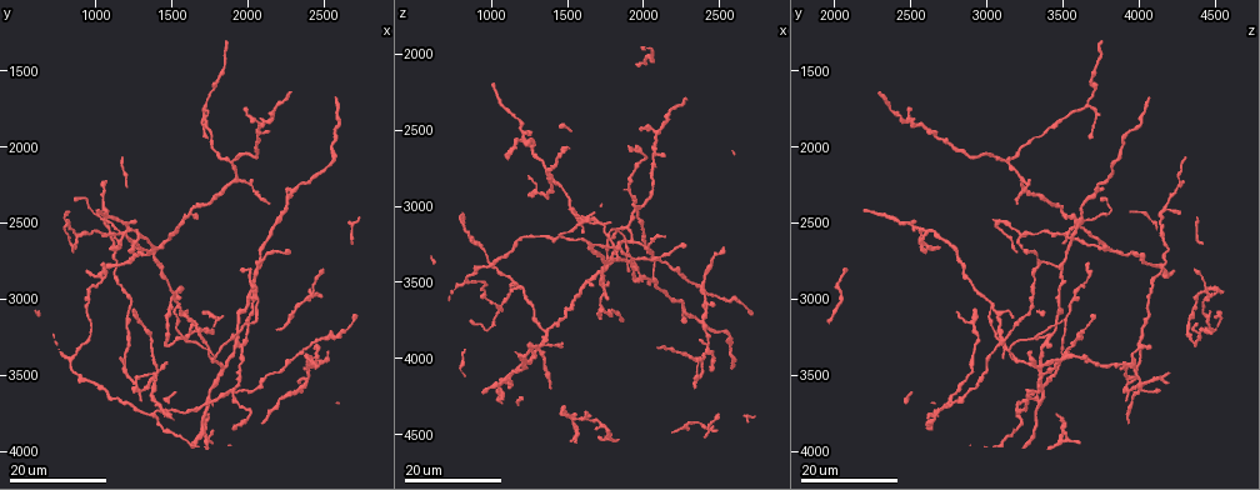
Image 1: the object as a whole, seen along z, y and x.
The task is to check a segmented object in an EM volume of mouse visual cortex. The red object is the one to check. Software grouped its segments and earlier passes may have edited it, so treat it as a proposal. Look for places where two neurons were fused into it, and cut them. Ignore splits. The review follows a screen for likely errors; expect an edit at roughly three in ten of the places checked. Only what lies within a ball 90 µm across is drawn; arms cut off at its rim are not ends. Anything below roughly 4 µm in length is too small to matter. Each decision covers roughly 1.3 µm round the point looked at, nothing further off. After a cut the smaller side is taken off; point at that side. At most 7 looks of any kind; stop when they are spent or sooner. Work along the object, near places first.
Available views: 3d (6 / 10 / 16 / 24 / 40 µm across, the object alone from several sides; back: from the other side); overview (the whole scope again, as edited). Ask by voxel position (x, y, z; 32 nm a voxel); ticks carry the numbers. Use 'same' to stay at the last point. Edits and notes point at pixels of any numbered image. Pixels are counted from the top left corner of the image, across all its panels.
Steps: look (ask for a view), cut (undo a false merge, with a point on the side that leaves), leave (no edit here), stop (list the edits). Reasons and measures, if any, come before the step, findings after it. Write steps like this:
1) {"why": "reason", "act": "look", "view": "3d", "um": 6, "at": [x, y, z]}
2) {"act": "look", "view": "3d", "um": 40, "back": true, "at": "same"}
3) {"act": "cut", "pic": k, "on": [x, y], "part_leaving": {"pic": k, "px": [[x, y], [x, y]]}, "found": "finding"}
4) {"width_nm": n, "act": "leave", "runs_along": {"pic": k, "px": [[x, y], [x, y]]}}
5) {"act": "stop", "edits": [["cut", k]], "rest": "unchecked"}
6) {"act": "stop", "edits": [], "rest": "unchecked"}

{"act": "look", "view": "3d", "um": 16, "at": [1540, 3180, 3040]}

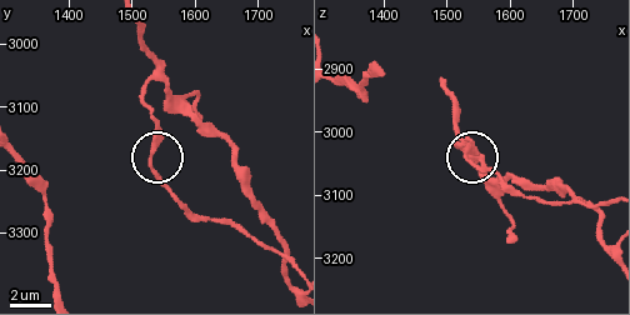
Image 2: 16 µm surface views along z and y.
{"act": "look", "view": "3d", "um": 10, "at": [1530, 3195, 3040]}

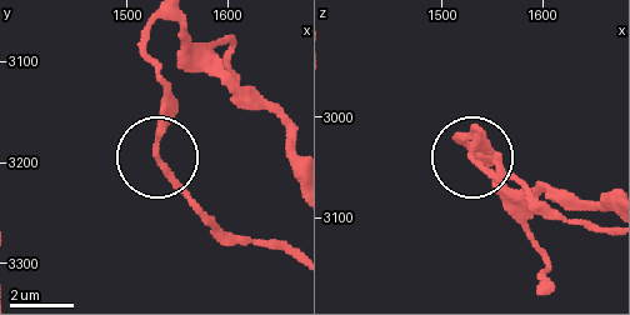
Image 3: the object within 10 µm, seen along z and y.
{"side_arm_um": 47, "act": "leave", "runs_along": {"pic": 3, "px": [[288, 255], [231, 239], [168, 166], [159, 126], [168, 88]]}, "found": "one neuron here"}

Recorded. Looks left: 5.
{"why": "a fork", "act": "look", "view": "3d", "um": 24, "at": [1380, 3760, 3220]}

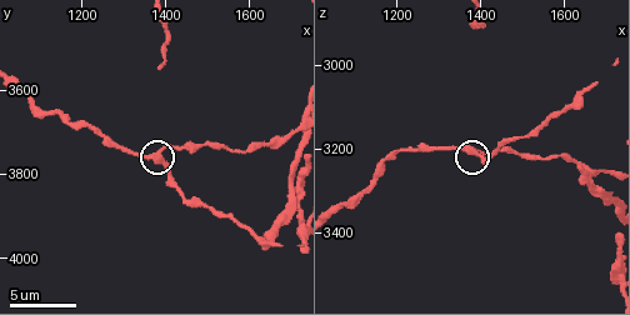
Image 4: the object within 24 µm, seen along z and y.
{"act": "look", "view": "3d", "um": 6, "at": [1385, 3755, 3210]}

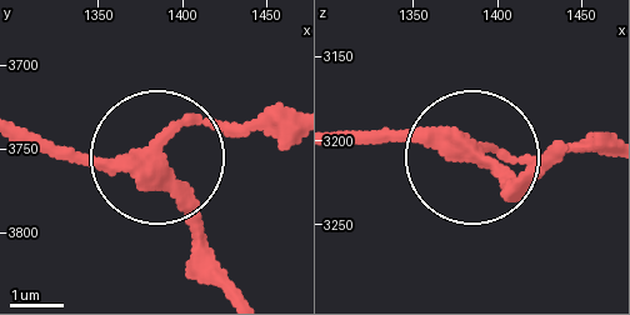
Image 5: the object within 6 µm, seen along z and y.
{"side_arm_um": 23, "act": "leave", "runs_along": {"pic": 5, "px": [[28, 128], [95, 159], [158, 163], [198, 261]]}, "found": "continuous, no second neuron"}

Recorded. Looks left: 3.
{"why": "three arms meet", "act": "look", "view": "3d", "um": 24, "at": [1380, 2680, 3820]}

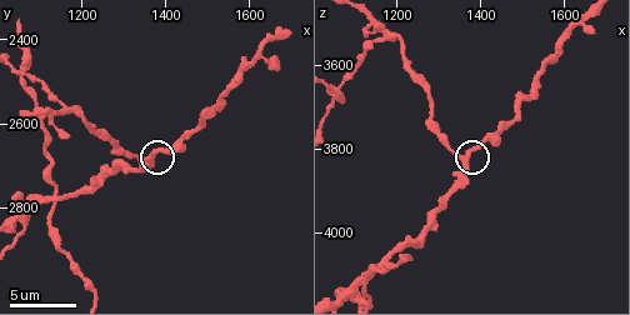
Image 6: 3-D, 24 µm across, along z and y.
{"why": "closer look", "act": "look", "view": "3d", "um": 6, "at": [1365, 2675, 3825]}

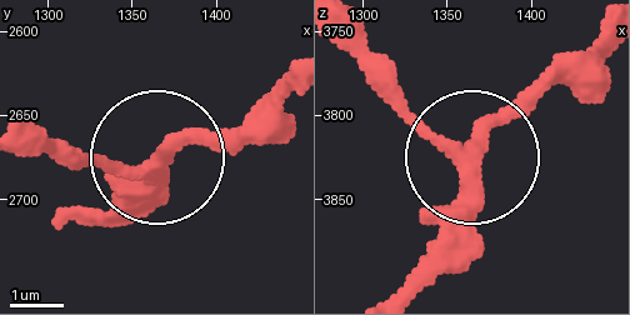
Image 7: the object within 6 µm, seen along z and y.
{"width_nm": 280, "act": "leave", "found": "one neuron here"}

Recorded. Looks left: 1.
{"why": "small branch off a trunk", "act": "look", "view": "3d", "um": 10, "at": [1130, 2805, 4155]}

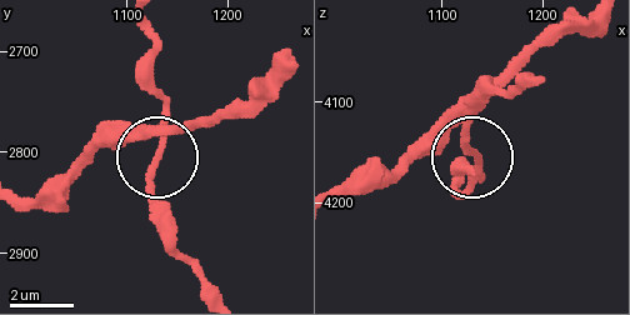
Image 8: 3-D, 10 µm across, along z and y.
{"width_nm": 170, "act": "leave", "found": "one neuron here"}

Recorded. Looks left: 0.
{"act": "stop", "edits": [], "rest": "unchecked"}

